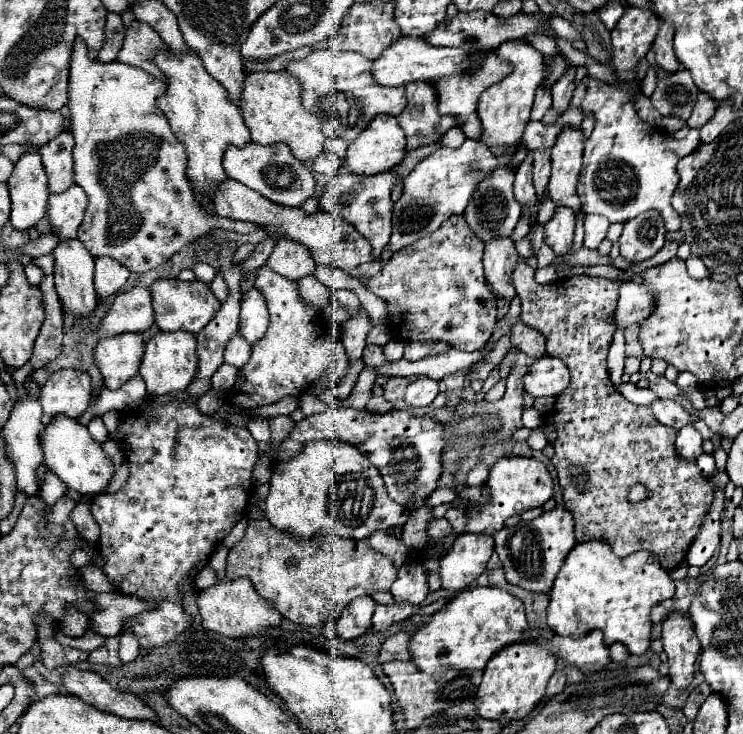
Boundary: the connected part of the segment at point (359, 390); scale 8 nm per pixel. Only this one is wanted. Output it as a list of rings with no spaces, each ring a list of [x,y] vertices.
[[[366,367],[366,369],[360,373],[360,377],[358,377],[358,381],[356,381],[354,389],[350,391],[348,399],[344,401],[344,407],[364,409],[364,407],[366,407],[366,403],[368,403],[368,399],[370,399],[370,395],[372,395],[374,379],[376,379],[376,373],[374,373],[370,367]]]

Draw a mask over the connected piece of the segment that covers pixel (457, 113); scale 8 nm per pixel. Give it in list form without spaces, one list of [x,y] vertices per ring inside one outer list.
[[[402,37],[392,47],[388,47],[380,59],[374,61],[372,75],[376,77],[376,81],[380,81],[380,85],[386,85],[386,87],[400,87],[414,81],[430,83],[438,97],[440,115],[452,115],[458,127],[462,127],[464,135],[468,139],[477,140],[482,133],[482,125],[476,113],[478,99],[490,85],[500,83],[512,71],[512,67],[496,55],[496,49],[488,49],[480,67],[472,71],[474,61],[470,55],[472,53],[464,49],[454,49],[454,47],[432,49],[432,45],[424,45],[424,39]]]

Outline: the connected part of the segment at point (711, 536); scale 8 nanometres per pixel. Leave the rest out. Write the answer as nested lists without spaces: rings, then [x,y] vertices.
[[[724,491],[716,493],[716,501],[712,503],[712,511],[708,511],[708,521],[704,521],[704,529],[696,535],[696,541],[692,543],[688,551],[688,565],[702,567],[716,551],[720,545],[720,513],[722,513],[722,503],[724,503]]]

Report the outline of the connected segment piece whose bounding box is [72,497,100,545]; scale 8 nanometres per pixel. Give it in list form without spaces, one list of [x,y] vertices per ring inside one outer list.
[[[84,497],[86,501],[78,503],[76,509],[72,511],[72,521],[76,523],[76,529],[78,533],[90,543],[90,545],[96,545],[98,543],[98,537],[100,537],[100,527],[98,523],[94,521],[92,513],[90,513],[90,501],[92,497]]]

